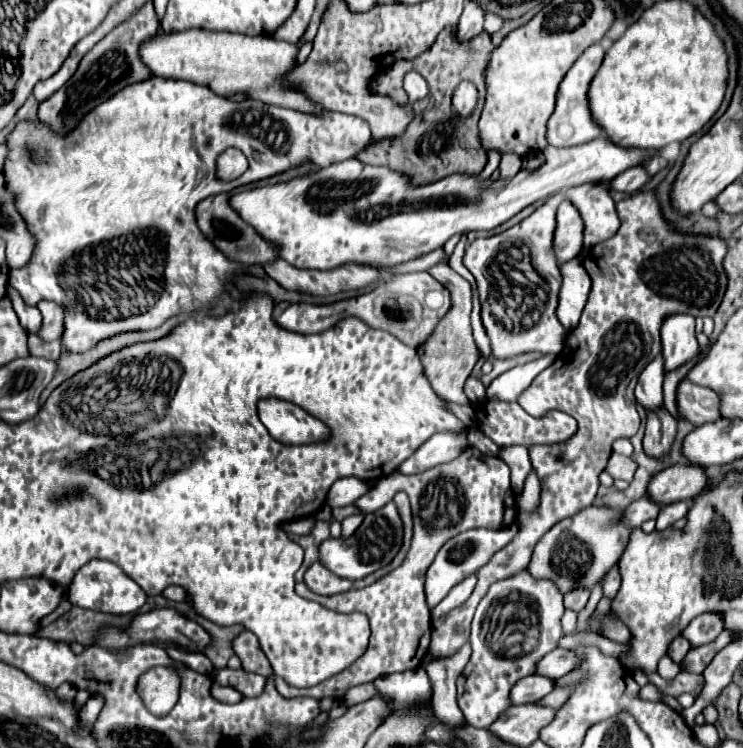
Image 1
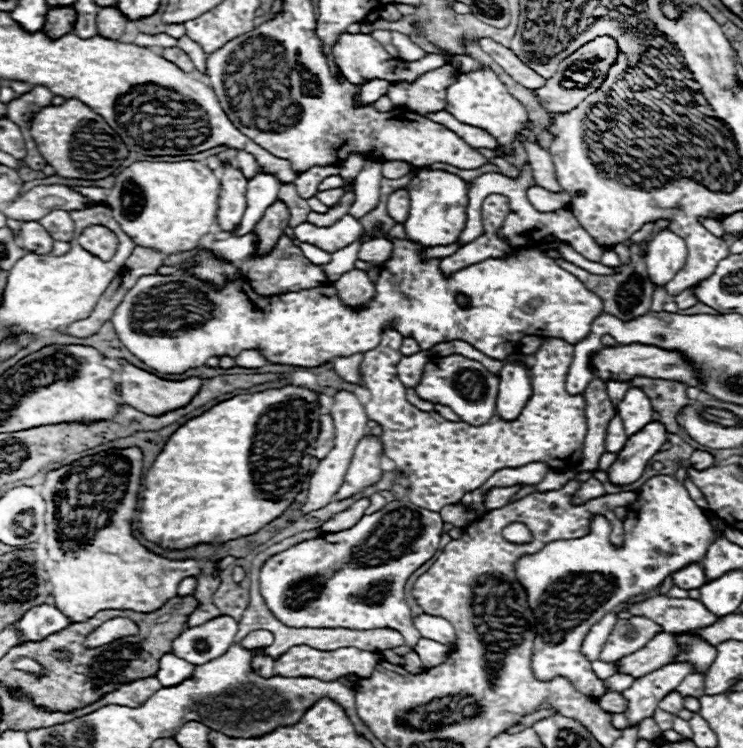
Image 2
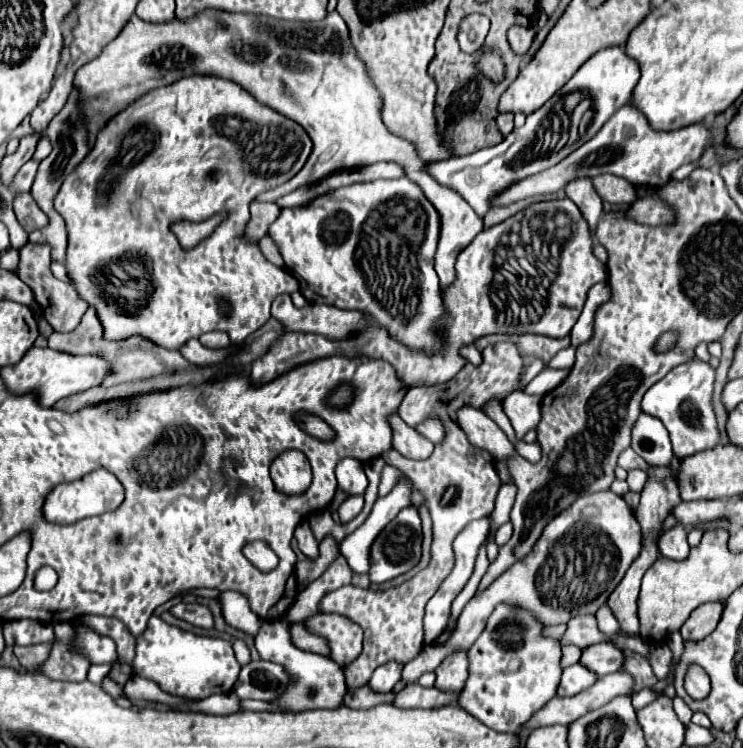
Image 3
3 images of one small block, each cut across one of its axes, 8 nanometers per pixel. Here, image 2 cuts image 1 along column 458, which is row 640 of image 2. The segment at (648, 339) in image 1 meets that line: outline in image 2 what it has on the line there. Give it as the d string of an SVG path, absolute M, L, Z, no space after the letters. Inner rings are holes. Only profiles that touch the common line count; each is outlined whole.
M632 616L626 620L618 620L600 652L602 662L614 662L638 648L646 646L646 640L654 636L654 632L662 632L662 628L642 616Z

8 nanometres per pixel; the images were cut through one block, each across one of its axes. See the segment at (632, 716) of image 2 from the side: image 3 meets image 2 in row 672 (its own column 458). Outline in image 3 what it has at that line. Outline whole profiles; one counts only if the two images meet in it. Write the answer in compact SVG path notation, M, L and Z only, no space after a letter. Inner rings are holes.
M456 650L442 660L442 664L434 670L436 688L442 690L462 690L468 678L468 652Z

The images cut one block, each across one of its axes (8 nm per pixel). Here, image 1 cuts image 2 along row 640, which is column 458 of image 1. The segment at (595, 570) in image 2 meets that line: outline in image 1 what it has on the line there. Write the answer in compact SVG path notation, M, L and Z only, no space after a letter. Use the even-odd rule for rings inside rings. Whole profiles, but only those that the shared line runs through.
M516 524L512 526L506 526L506 528L500 528L500 530L488 530L488 528L472 528L472 530L466 530L454 538L450 538L450 542L446 542L436 560L432 562L432 566L428 568L428 574L426 574L426 602L430 608L434 608L438 602L442 602L442 598L458 584L462 582L464 578L468 578L470 574L474 574L478 568L482 568L494 552L498 552L498 548L506 546L514 534L516 534Z

